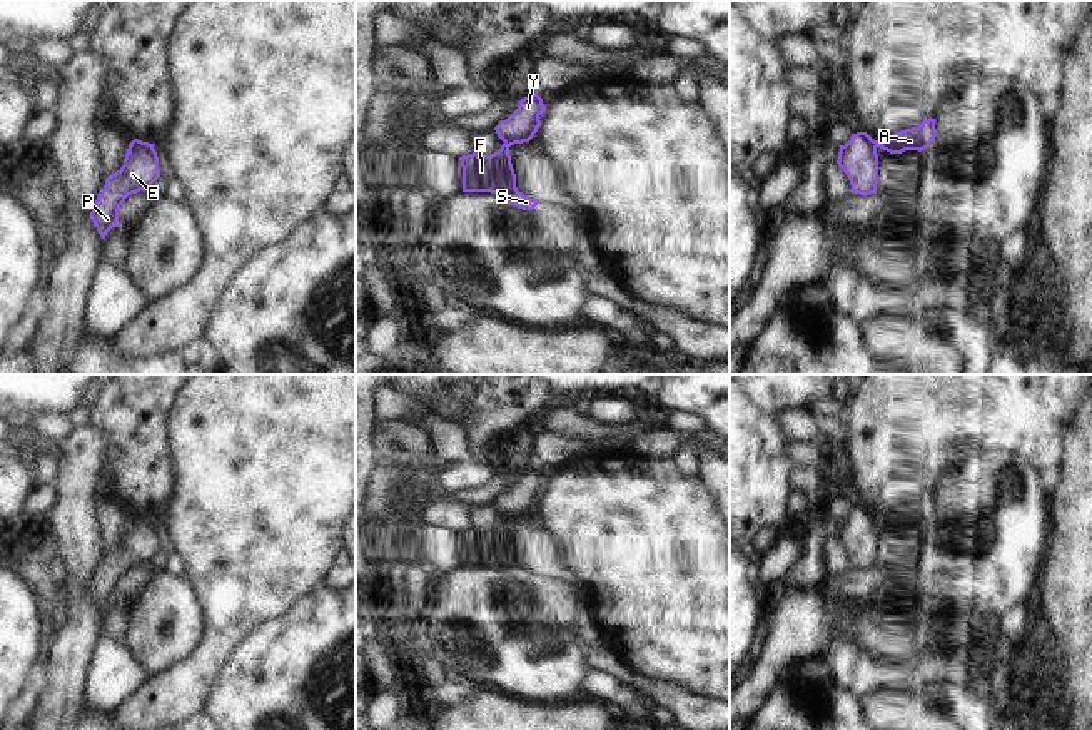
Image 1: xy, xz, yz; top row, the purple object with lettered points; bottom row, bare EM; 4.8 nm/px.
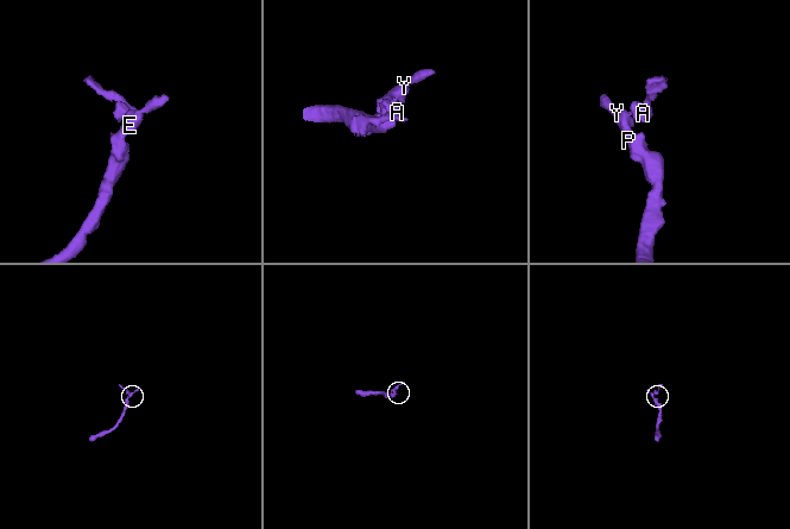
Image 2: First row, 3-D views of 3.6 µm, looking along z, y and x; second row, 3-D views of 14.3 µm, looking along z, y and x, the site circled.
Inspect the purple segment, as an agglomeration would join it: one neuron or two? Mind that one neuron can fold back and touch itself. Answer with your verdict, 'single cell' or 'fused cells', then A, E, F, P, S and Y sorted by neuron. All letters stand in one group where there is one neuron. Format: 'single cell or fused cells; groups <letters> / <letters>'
fused cells; groups A F S / E P Y

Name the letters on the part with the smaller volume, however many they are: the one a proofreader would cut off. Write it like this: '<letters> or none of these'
A, F, S

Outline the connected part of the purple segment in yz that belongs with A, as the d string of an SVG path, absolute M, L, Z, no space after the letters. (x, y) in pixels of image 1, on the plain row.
M925 493L918 501L895 506L887 515L873 515L875 521L880 521L890 528L902 528L905 525L925 525L937 511L935 493Z

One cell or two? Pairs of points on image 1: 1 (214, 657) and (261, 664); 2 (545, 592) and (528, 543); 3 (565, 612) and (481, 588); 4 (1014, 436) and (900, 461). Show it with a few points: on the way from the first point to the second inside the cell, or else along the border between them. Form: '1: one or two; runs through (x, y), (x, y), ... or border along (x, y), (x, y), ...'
1: two; border along (256, 630), (237, 647), (212, 694)
2: two; border along (541, 575), (568, 585)
3: two; border along (526, 585), (536, 603), (570, 630)
4: one; runs through (985, 436), (929, 436)

